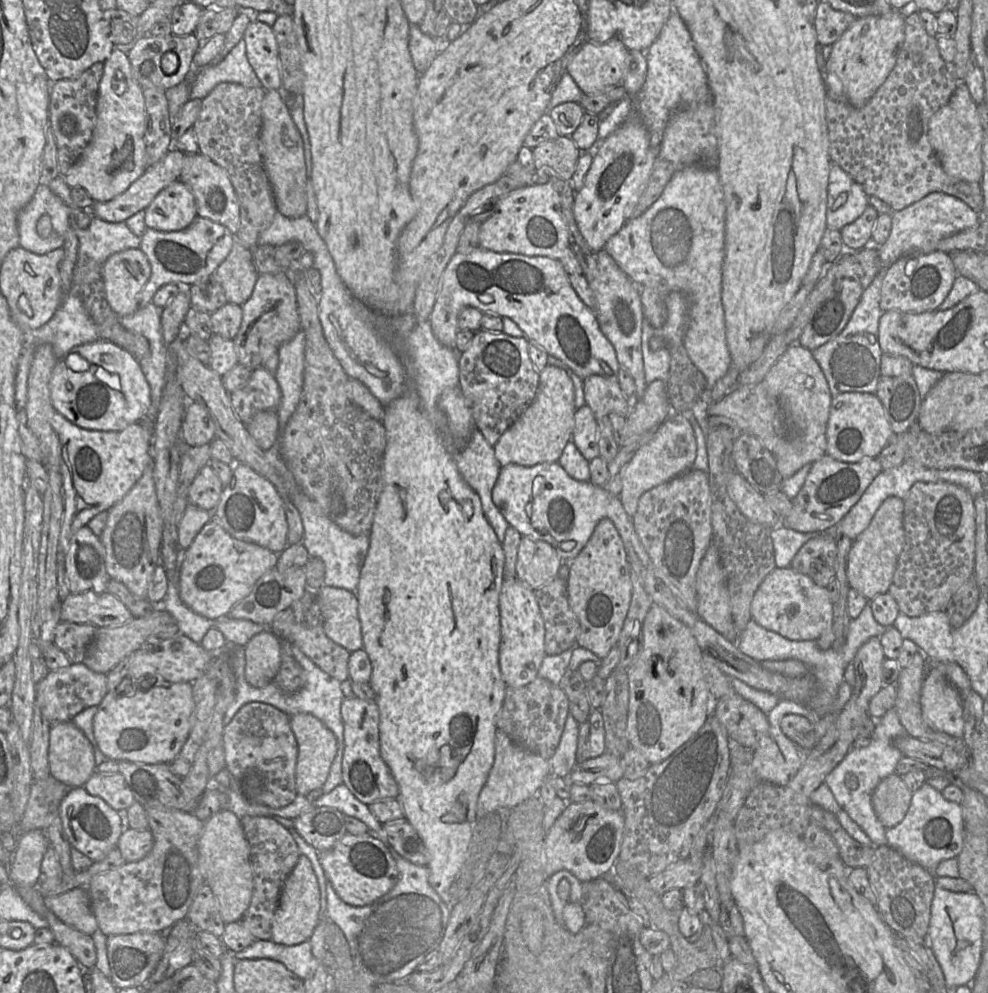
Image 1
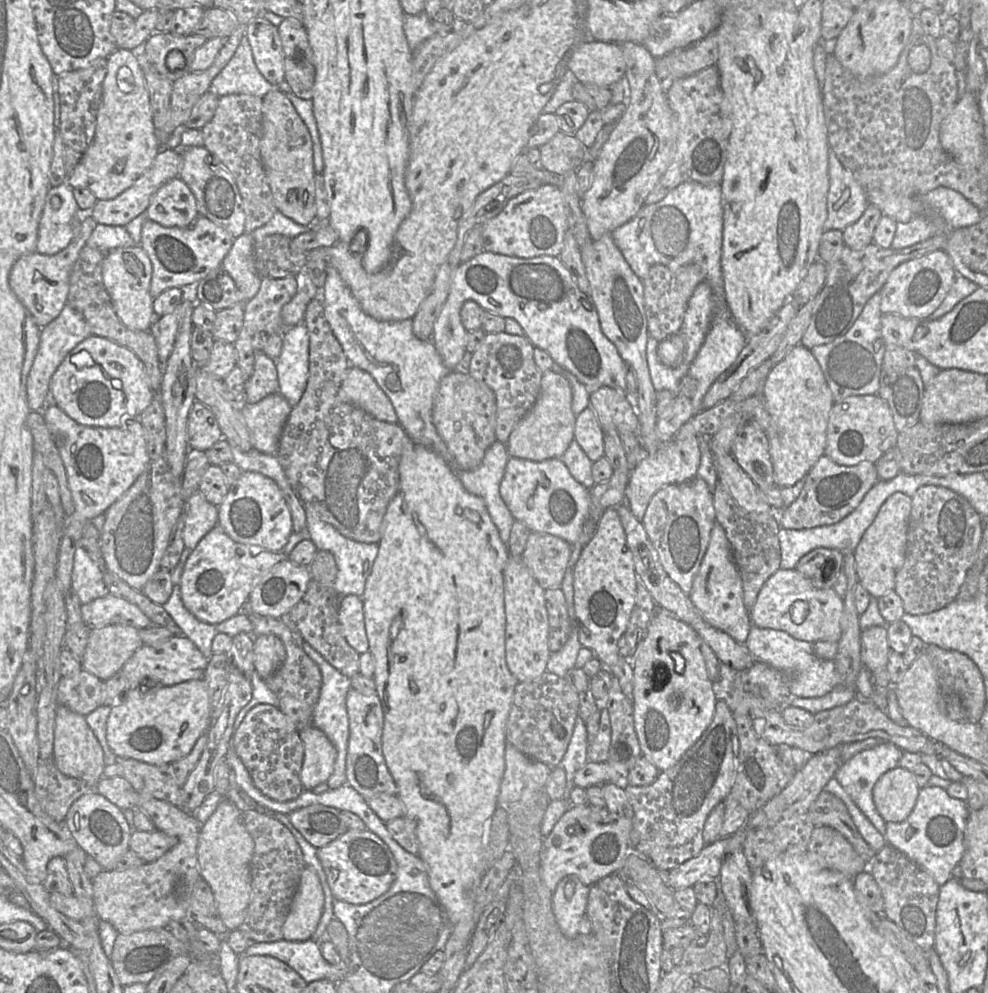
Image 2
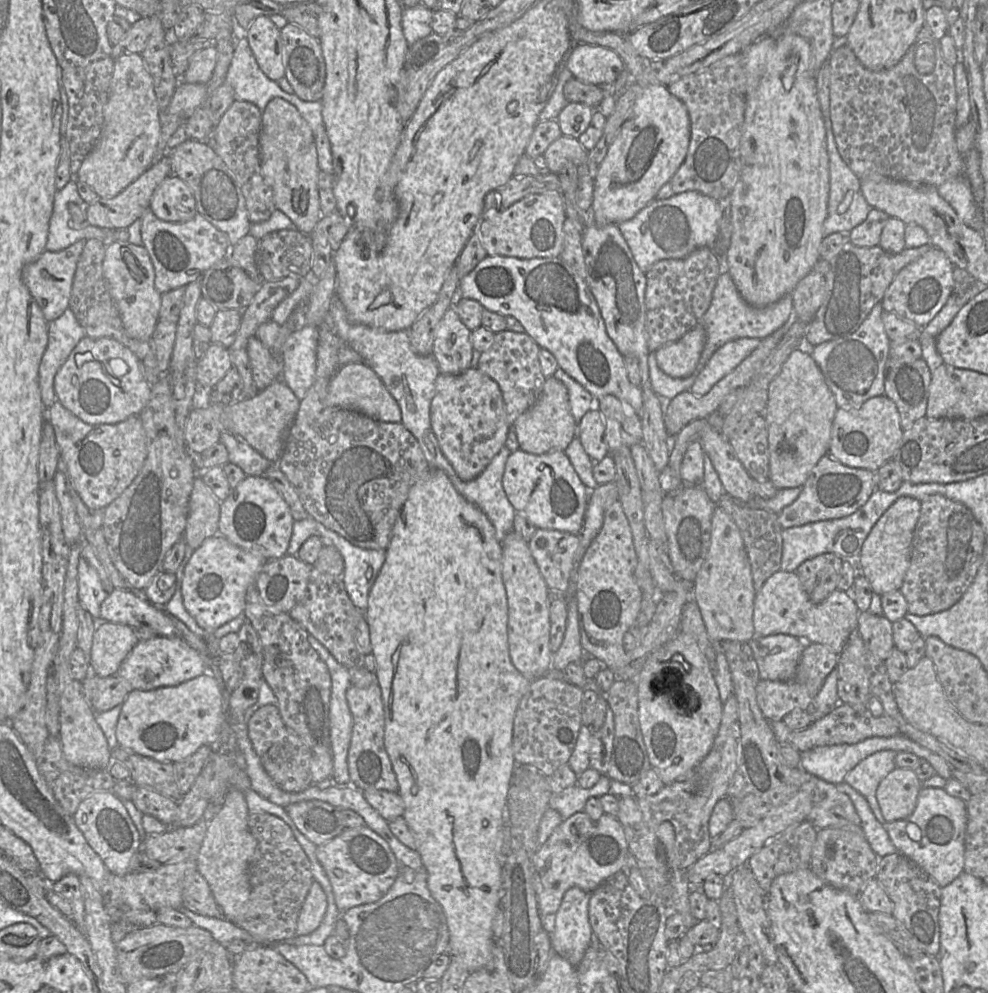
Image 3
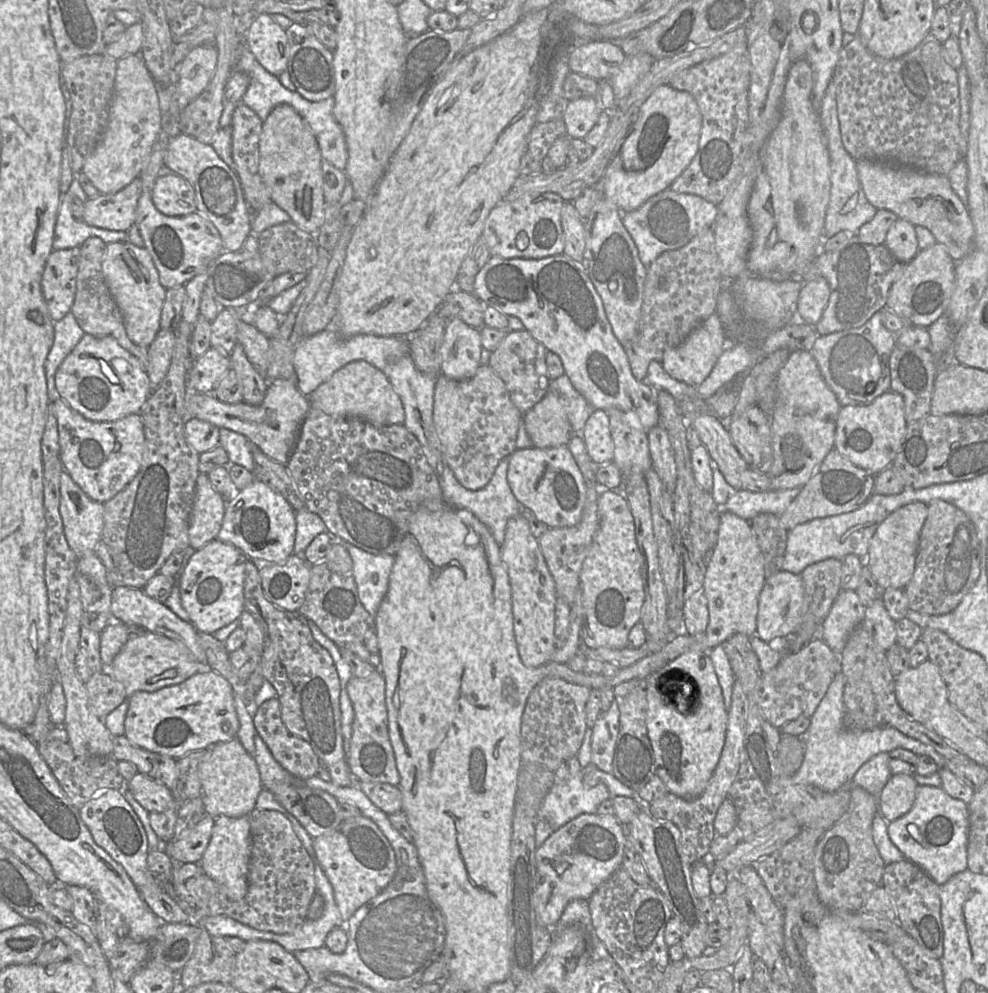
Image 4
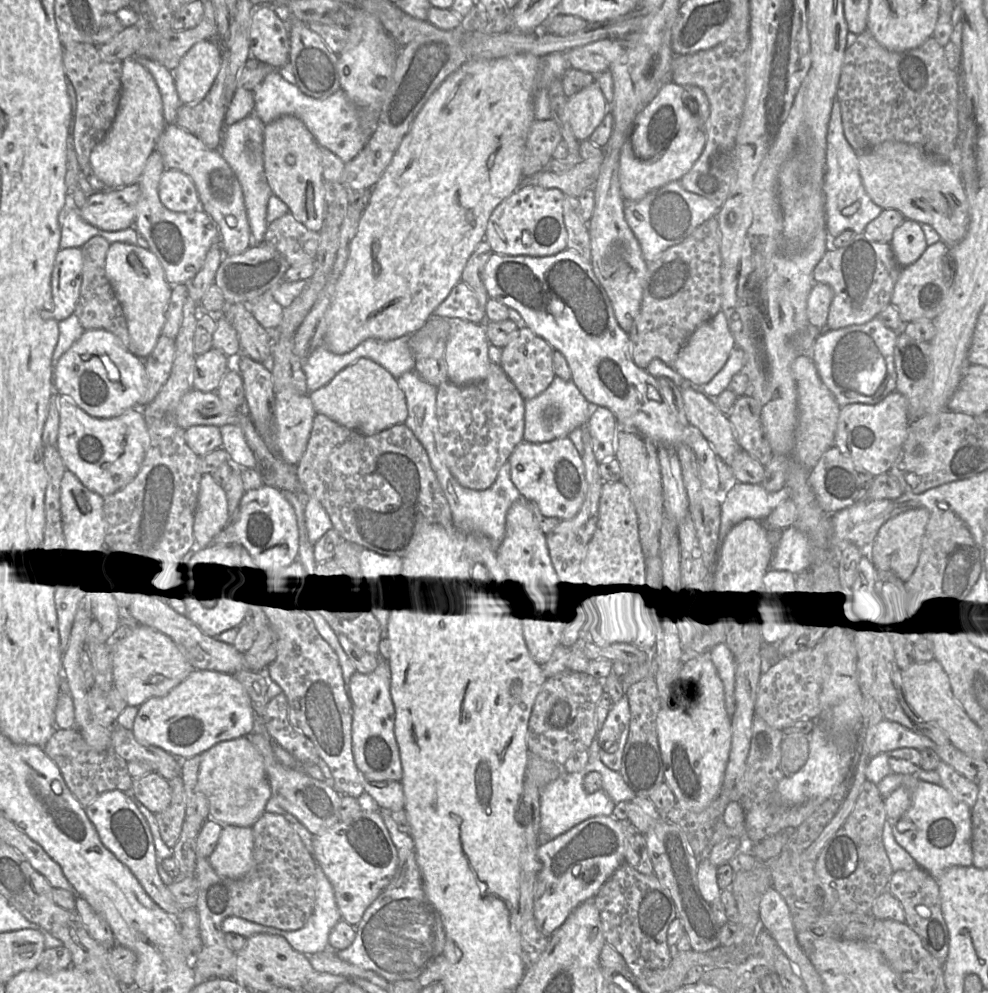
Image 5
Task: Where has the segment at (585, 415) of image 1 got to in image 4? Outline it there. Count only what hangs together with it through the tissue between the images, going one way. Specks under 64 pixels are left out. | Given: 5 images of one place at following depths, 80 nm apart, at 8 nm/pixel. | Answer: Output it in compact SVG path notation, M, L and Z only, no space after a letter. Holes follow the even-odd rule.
M594 409L580 432L586 451L595 465L613 461L614 444L610 432L609 417L605 410Z

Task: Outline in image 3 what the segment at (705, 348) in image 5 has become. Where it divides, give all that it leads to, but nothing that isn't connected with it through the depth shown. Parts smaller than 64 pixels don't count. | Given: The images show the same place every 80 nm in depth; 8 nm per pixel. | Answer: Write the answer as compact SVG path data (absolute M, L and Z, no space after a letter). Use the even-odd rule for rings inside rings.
M697 325L679 340L668 343L655 352L659 368L674 378L685 378L695 371L704 345L706 331Z

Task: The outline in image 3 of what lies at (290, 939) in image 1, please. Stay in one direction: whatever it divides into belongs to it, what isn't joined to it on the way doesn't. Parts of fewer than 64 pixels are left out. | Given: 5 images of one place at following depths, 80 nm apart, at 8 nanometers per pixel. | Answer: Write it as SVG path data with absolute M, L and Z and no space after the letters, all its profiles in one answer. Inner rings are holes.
M314 880L297 919L296 935L312 933L323 920L326 909L326 894L321 885Z

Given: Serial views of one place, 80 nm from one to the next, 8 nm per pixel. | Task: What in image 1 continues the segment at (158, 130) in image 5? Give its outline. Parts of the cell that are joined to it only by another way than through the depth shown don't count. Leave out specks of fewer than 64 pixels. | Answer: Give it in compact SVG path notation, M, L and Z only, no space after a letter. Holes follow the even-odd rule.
M115 46L104 62L96 115L92 139L64 180L70 188L86 190L94 202L107 202L123 193L147 168L144 142L147 113L143 88L132 75L125 48Z

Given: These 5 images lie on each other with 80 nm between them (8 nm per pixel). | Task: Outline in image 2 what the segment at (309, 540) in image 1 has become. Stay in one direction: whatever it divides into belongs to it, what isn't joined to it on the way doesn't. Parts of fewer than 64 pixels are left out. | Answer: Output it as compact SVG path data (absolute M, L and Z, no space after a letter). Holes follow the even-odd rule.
M232 446L233 462L242 472L257 472L278 482L287 482L287 477L276 455L264 454L254 448L242 451ZM305 505L304 509L306 513L305 530L292 532L282 553L287 556L300 541L310 539L318 550L325 550L333 554L337 564L337 574L332 586L337 593L340 596L356 595L362 597L367 577L378 554L378 544L362 543L347 538L332 525L322 521L316 514L313 514L312 509L308 509Z

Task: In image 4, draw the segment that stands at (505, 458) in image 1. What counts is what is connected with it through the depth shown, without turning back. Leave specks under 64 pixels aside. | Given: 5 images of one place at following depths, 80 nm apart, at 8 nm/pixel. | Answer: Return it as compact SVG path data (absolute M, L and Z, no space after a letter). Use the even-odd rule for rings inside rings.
M548 389L542 399L523 414L522 424L537 448L567 446L575 434L556 390Z

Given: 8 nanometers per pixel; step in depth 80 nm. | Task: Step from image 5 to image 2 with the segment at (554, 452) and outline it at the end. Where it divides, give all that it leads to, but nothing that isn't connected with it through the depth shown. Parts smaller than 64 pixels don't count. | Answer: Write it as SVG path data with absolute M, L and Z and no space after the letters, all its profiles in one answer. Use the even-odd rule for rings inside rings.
M509 457L500 483L500 495L515 520L521 521L531 531L556 535L571 546L579 539L590 512L590 489L576 481L560 458L531 461Z

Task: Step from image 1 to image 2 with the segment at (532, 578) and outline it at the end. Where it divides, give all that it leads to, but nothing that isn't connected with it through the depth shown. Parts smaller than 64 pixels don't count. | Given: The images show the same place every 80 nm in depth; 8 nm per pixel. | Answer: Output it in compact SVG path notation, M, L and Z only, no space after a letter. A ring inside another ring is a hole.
M531 531L521 555L523 562L545 590L561 588L572 546L562 538Z

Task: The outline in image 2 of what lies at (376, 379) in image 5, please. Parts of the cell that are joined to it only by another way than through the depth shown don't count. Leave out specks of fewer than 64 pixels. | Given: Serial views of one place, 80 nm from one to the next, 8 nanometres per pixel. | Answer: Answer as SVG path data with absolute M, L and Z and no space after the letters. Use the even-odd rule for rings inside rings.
M357 367L348 368L340 386L339 397L379 421L398 423L397 414L388 396L369 373Z

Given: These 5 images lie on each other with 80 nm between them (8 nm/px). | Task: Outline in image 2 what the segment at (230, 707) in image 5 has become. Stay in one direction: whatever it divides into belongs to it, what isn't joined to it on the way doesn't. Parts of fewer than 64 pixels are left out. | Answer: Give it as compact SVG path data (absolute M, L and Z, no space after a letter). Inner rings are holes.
M203 679L188 680L158 689L135 688L129 690L120 700L122 701L112 705L106 731L109 747L120 757L133 758L154 765L173 763L190 753L197 739L208 732L211 724L208 687Z

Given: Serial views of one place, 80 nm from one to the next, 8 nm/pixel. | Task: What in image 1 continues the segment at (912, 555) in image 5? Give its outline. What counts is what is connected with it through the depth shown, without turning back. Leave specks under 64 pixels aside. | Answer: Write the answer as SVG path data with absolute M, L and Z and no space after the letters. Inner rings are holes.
M895 496L886 498L869 526L852 543L847 558L847 579L850 588L858 591L868 601L888 592L905 543L903 515L904 500Z

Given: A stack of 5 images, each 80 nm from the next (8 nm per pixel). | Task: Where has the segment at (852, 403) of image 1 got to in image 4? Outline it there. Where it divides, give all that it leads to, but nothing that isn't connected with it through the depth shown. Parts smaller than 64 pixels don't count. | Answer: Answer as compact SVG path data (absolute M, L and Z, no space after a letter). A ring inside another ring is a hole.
M888 391L866 406L842 406L836 423L834 449L854 465L877 475L890 467L907 431L902 396Z

